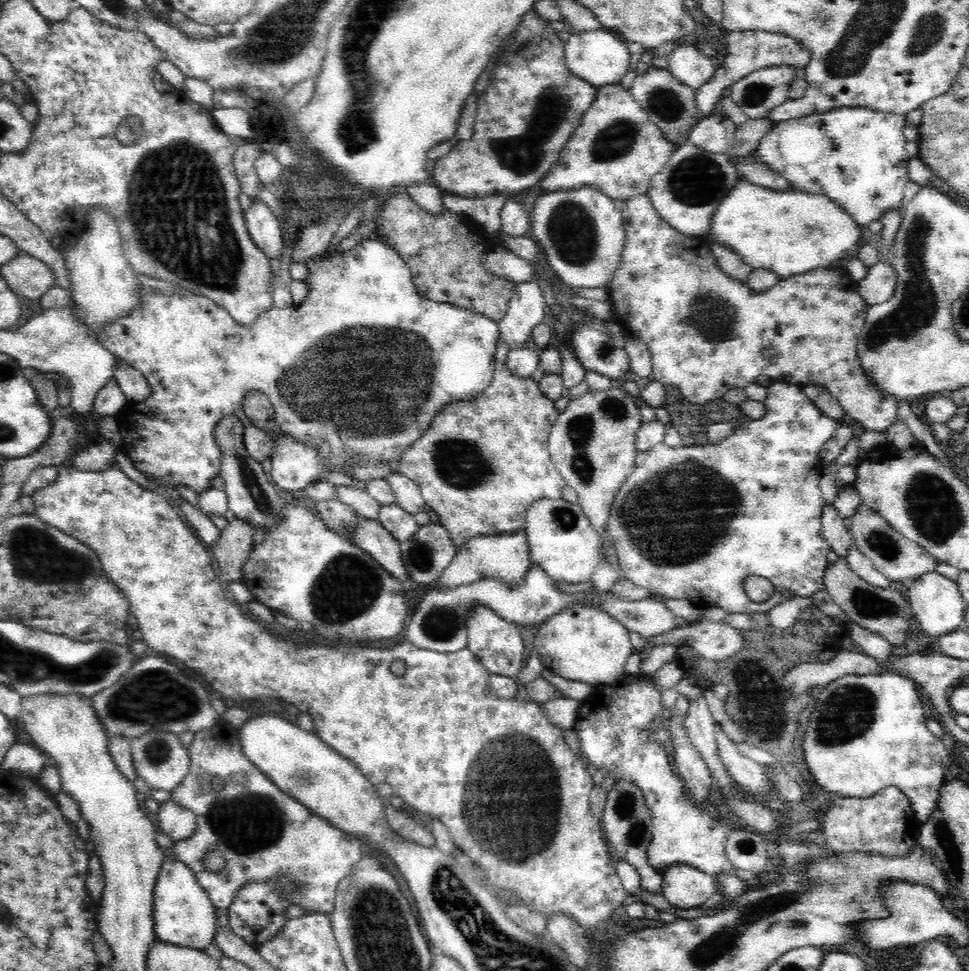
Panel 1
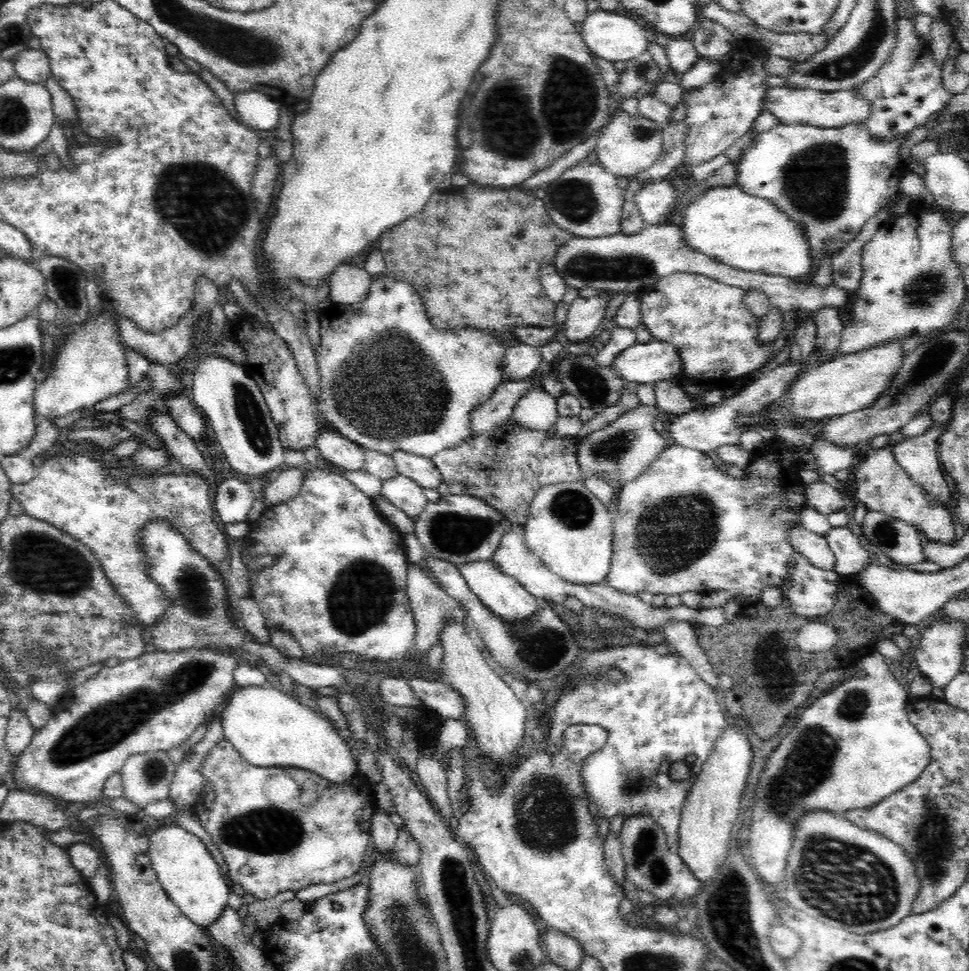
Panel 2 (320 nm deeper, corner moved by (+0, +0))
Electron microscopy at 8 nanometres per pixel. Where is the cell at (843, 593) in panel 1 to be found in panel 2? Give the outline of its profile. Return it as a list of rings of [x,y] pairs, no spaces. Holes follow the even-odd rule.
[[[794,523],[787,530],[787,538],[796,552],[805,556],[815,567],[832,571],[835,554],[825,536],[806,530],[800,523]]]

